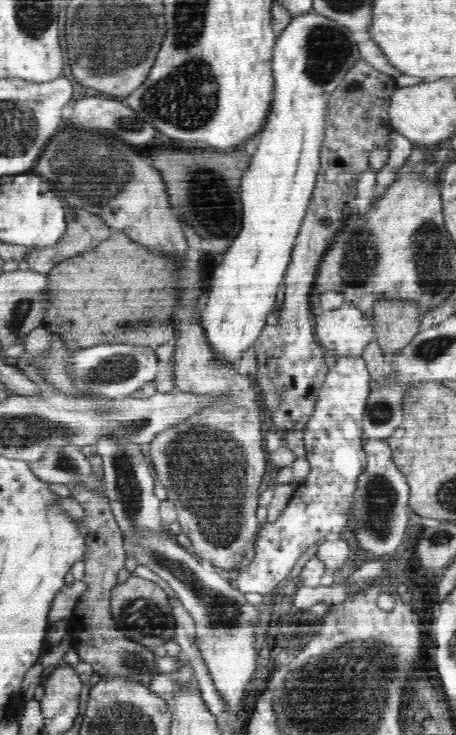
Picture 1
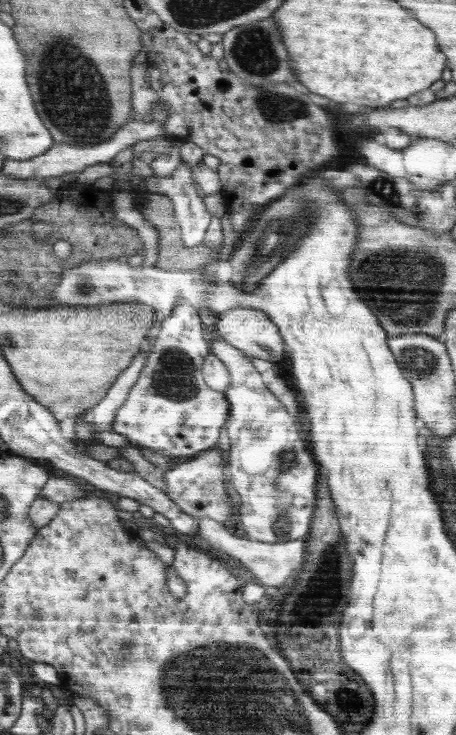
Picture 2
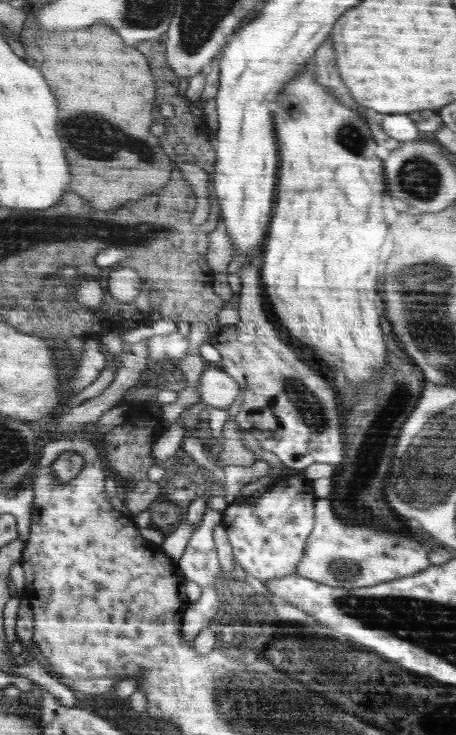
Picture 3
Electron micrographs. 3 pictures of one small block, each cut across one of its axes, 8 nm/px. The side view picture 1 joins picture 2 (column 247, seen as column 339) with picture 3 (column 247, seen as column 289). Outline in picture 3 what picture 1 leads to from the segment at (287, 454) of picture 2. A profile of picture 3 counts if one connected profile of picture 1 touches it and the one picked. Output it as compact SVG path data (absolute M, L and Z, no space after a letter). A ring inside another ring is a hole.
M302 475L279 476L268 492L264 492L256 502L239 499L222 511L221 524L226 529L228 540L233 548L233 558L240 568L263 583L272 578L282 578L296 573L296 566L307 552L307 539L314 524L314 494L312 481Z

